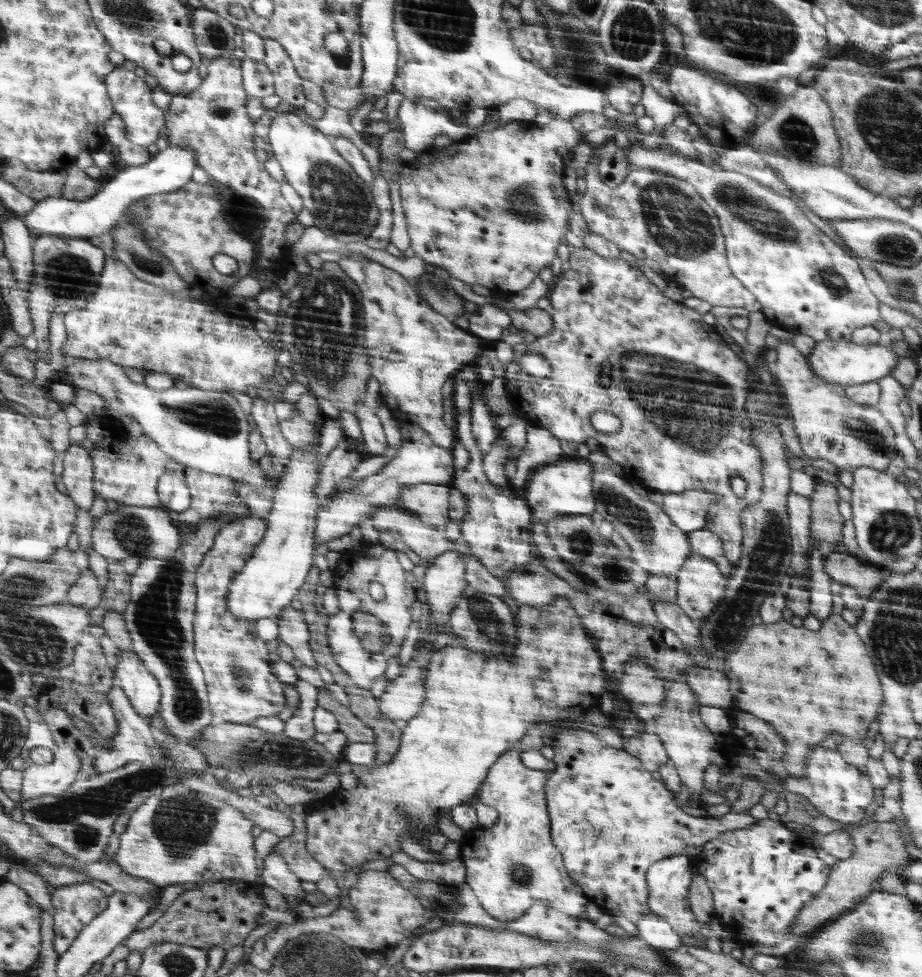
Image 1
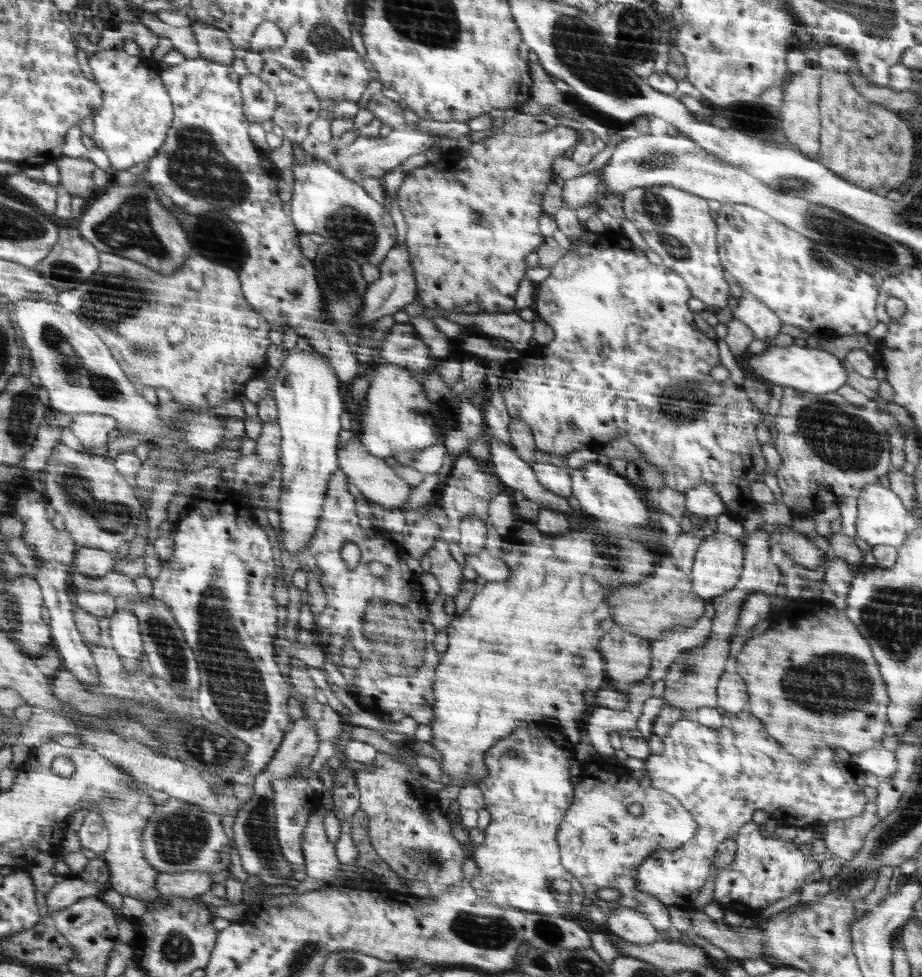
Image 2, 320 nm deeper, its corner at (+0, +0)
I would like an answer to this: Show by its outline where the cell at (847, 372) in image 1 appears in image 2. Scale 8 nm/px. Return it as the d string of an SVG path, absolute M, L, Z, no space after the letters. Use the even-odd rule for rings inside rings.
M800 346L770 347L763 354L745 357L747 368L755 376L759 376L767 384L780 385L782 387L792 387L800 392L810 392L812 394L826 394L834 392L841 386L846 385L846 370L842 368L842 361L835 355L822 350L810 349Z

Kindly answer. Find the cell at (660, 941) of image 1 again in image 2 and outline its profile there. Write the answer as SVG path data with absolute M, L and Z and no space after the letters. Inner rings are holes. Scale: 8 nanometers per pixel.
M616 907L607 914L608 932L634 944L652 944L659 932L648 917L635 908Z

